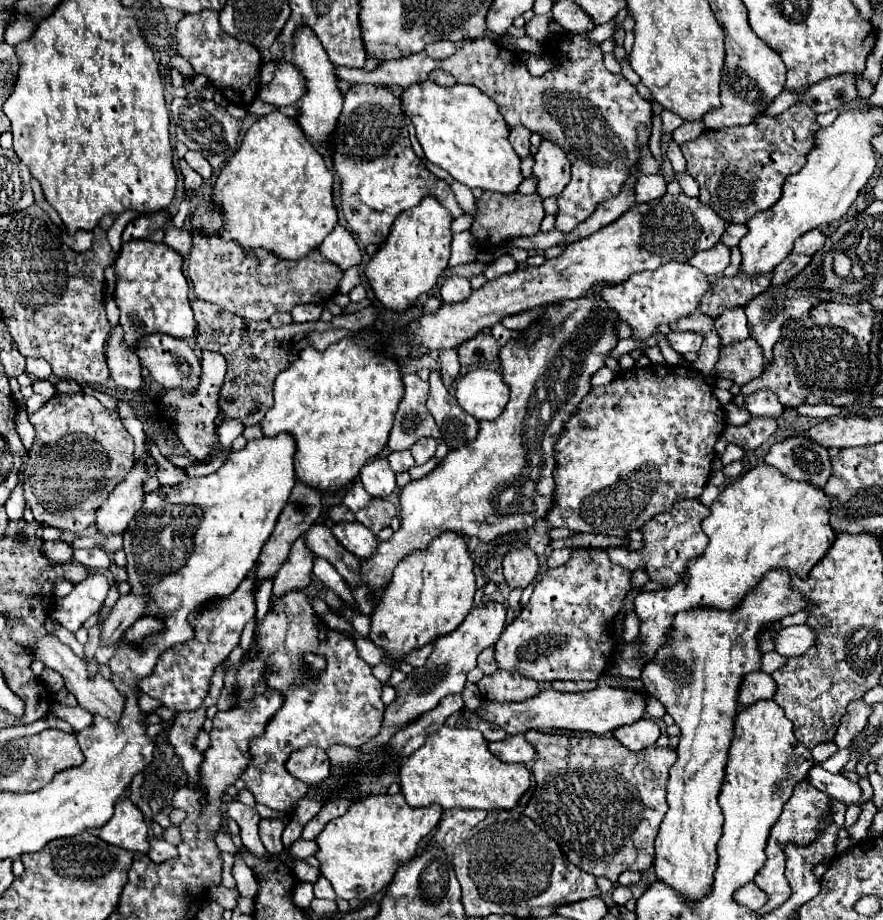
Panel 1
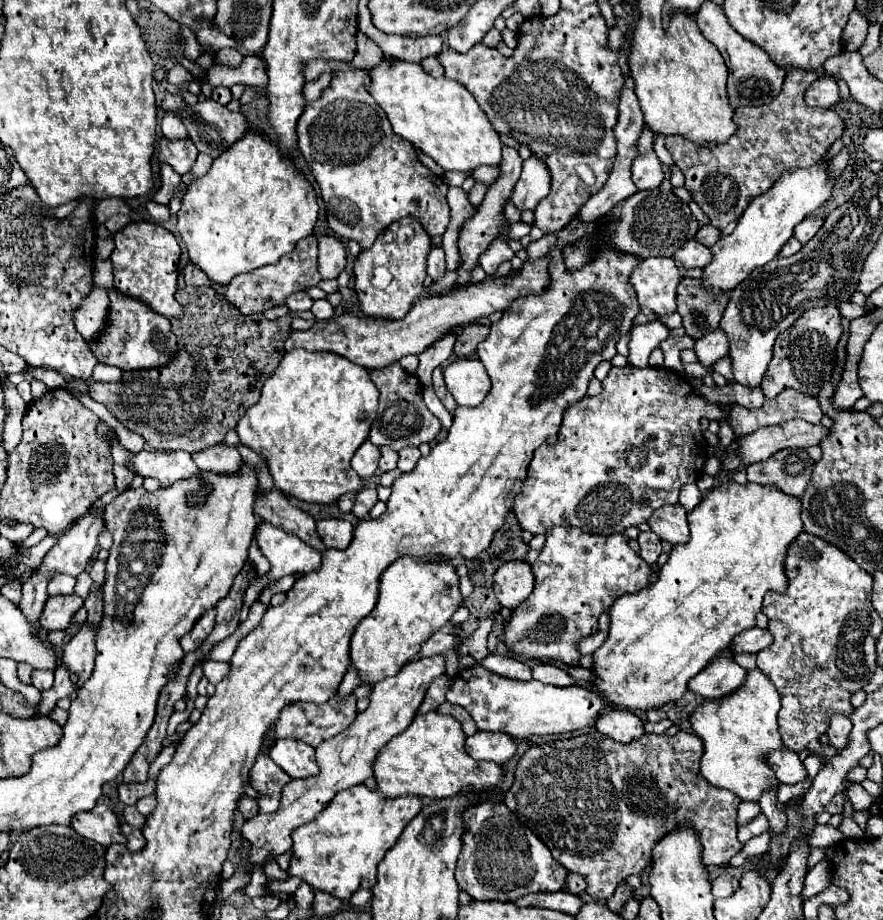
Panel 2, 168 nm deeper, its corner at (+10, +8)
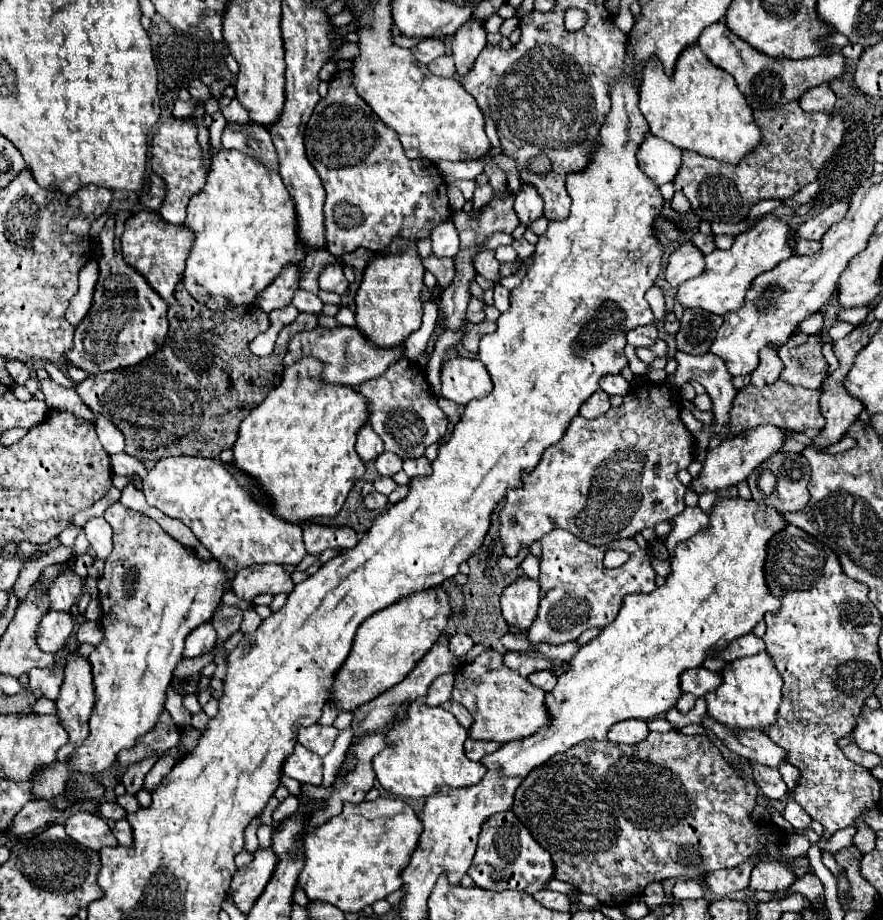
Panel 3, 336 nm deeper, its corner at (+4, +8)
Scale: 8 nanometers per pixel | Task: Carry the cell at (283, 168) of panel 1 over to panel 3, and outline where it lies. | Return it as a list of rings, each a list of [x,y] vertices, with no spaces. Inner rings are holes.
[[[220,149],[216,155],[212,155],[208,181],[204,189],[190,199],[184,225],[194,231],[196,239],[186,259],[182,285],[198,303],[212,311],[252,305],[258,299],[260,291],[268,287],[286,265],[300,263],[306,257],[296,235],[296,211],[292,207],[288,191],[284,191],[280,175],[268,171],[266,167],[260,167],[260,163],[248,159],[248,155],[240,155],[238,151]]]

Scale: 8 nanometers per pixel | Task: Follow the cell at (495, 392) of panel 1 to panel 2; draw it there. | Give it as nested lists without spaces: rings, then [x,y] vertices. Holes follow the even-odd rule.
[[[458,359],[444,369],[444,381],[452,397],[462,407],[480,405],[492,383],[486,367],[478,359]]]

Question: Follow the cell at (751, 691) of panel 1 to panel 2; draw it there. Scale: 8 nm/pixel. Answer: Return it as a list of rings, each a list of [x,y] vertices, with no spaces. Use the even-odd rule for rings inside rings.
[[[731,646],[720,651],[694,679],[690,679],[690,691],[700,693],[706,699],[722,699],[746,681],[746,669],[734,663]]]

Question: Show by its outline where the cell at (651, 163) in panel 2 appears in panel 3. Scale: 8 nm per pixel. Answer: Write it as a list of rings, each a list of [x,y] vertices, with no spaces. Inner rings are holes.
[[[648,135],[646,141],[638,149],[638,165],[640,169],[660,187],[670,183],[680,169],[682,151],[672,147],[668,141],[662,141],[654,135]]]

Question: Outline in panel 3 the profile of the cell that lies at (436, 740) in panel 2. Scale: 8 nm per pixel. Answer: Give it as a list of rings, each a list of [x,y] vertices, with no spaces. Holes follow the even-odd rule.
[[[416,701],[408,707],[402,721],[386,735],[386,747],[372,759],[378,783],[398,797],[428,797],[436,787],[468,787],[482,781],[486,767],[474,763],[464,755],[464,741],[468,731],[456,721],[456,717],[442,707],[428,707]]]

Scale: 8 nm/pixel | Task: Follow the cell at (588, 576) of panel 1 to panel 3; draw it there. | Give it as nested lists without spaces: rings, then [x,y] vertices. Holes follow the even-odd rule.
[[[564,529],[550,531],[544,535],[542,559],[540,559],[540,609],[536,623],[528,631],[528,641],[562,645],[576,641],[586,629],[604,629],[612,623],[622,607],[622,599],[628,593],[652,593],[656,589],[656,571],[650,565],[648,553],[634,539],[620,539],[620,543],[610,543],[602,547],[592,547],[582,539],[576,539]],[[610,549],[620,549],[630,553],[630,559],[616,567],[606,569],[602,559]]]

